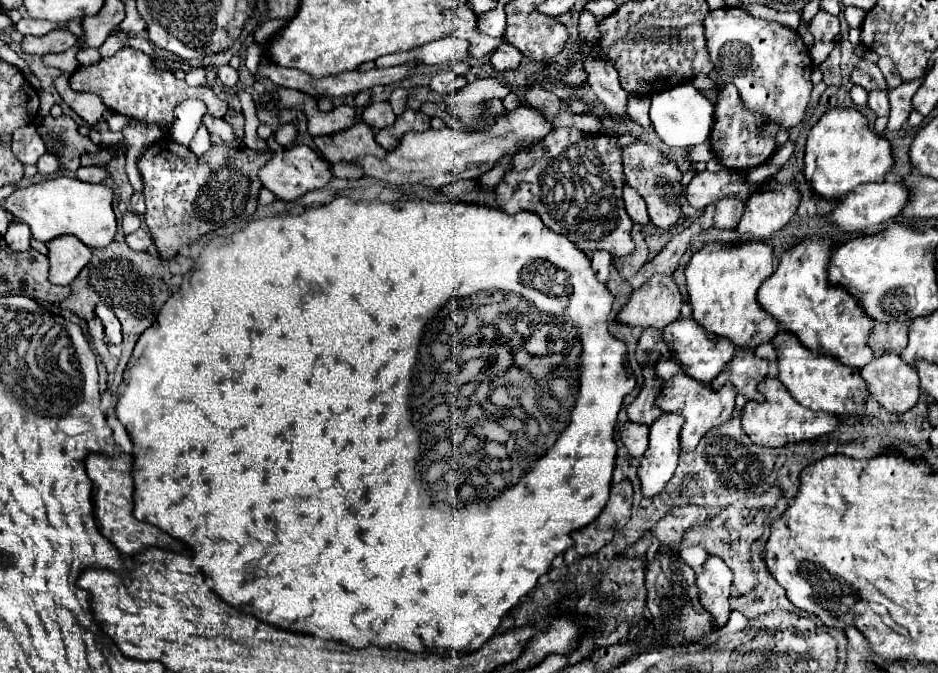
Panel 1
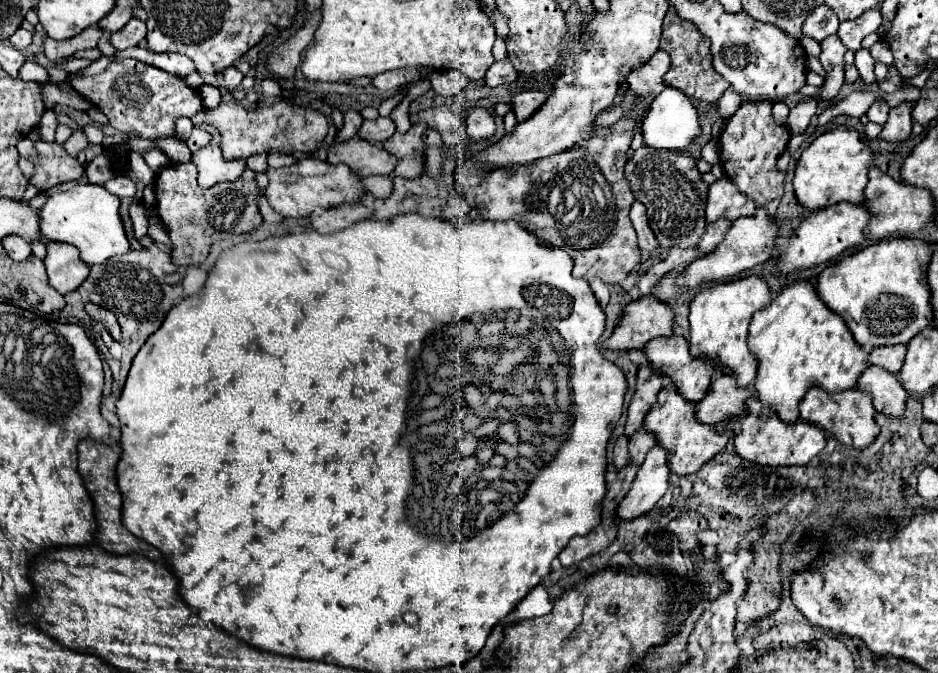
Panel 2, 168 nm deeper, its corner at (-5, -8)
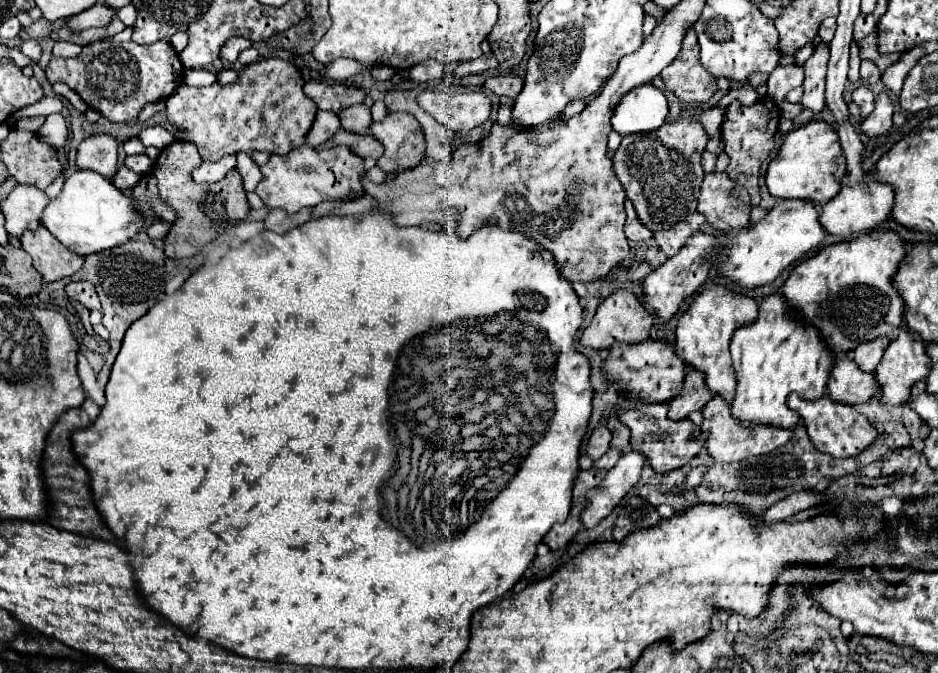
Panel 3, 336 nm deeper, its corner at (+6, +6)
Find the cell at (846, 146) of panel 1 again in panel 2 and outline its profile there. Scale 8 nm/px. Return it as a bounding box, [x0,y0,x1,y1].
[794,126,874,210]

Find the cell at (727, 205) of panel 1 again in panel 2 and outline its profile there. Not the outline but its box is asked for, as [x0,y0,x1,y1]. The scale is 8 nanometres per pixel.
[698,220,730,254]

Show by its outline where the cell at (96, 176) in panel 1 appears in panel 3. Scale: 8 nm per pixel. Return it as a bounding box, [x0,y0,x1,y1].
[113,168,139,190]

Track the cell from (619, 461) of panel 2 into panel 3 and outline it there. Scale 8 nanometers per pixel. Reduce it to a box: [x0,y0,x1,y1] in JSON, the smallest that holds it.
[587,426,611,460]

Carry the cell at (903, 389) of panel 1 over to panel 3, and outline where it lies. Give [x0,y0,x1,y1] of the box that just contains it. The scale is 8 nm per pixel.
[827,358,879,404]

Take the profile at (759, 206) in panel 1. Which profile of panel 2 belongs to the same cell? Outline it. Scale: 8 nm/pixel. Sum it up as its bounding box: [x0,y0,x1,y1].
[676,208,776,288]

